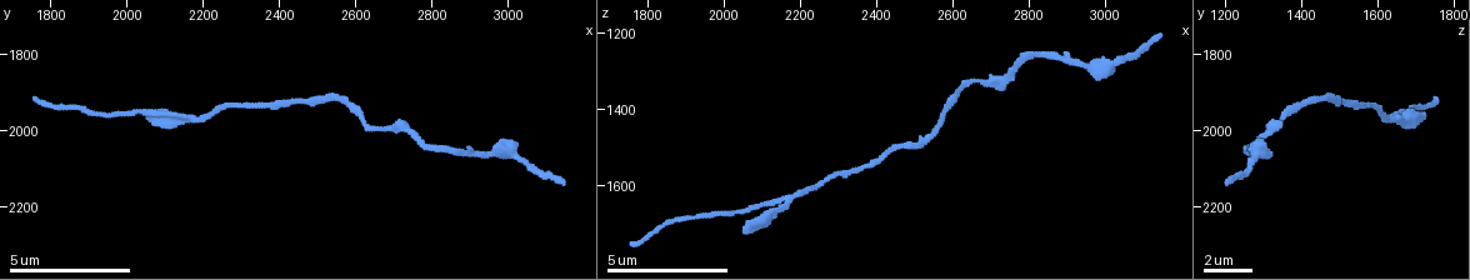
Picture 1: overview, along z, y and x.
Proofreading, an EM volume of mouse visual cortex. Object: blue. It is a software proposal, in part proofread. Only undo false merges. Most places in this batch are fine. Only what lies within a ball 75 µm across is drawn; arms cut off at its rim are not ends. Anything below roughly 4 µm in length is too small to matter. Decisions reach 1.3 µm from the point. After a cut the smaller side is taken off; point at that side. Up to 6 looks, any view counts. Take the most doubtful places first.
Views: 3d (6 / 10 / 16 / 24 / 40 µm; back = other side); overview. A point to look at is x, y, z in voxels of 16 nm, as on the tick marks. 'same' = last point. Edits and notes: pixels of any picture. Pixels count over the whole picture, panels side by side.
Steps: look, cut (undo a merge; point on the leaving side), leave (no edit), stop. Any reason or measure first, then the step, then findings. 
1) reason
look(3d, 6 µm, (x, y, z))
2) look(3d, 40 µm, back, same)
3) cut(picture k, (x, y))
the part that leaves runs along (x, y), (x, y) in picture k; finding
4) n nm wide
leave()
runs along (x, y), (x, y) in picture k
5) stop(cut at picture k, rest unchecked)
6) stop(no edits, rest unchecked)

calibre changes
look(3d, 16 µm, (2790, 2045, 1270))

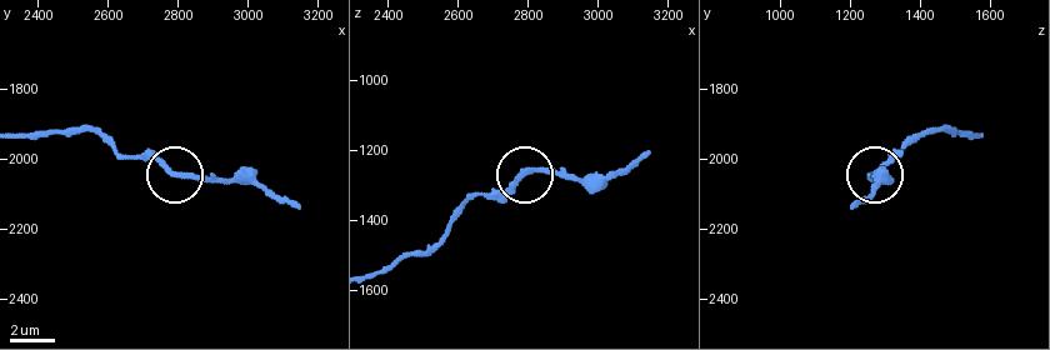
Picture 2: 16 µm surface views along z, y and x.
look(3d, 6 µm, same)

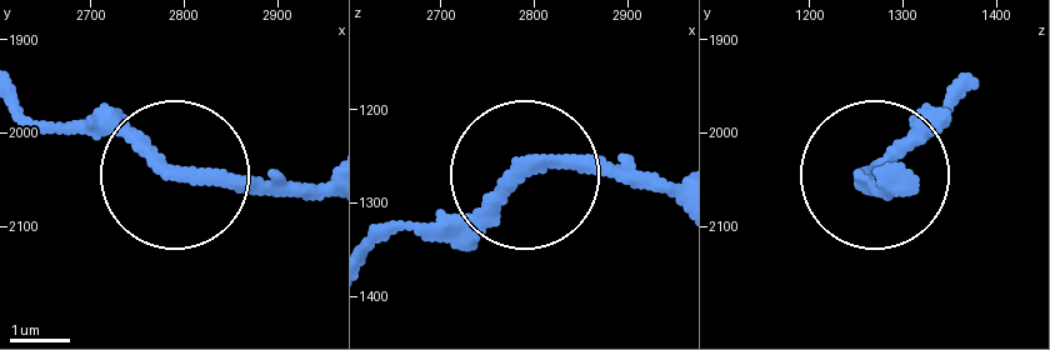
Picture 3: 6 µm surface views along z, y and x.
leave()
runs along (375, 251), (405, 226), (480, 216), (569, 161), (674, 186) in picture 3; continuous, no second cell

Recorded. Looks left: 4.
thick turns thin
look(3d, 10 µm, (2395, 1935, 1545))

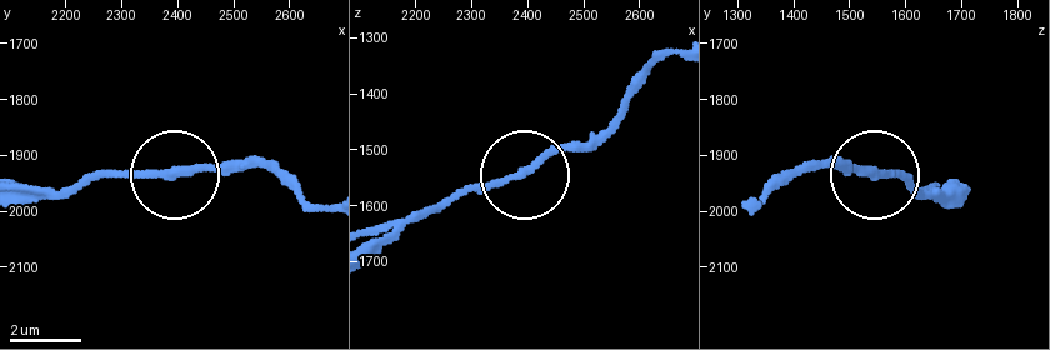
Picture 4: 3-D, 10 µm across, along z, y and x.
look(3d, 6 µm, (2390, 1930, 1540))

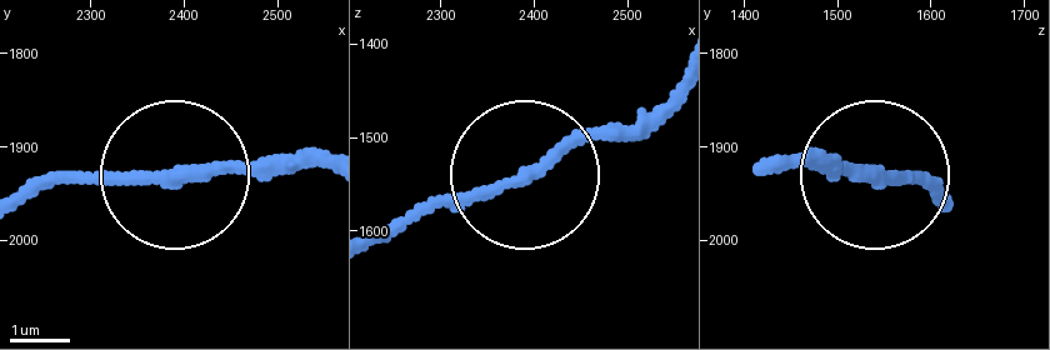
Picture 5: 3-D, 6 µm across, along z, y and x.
leave()
runs along (609, 134), (395, 218) in picture 5; continuous, no second cell

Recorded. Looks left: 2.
calibre changes
look(3d, 10 µm, (2055, 1945, 1660))

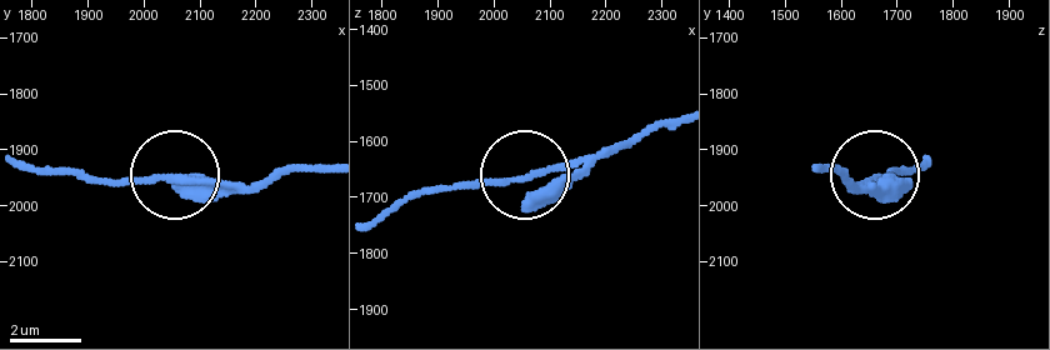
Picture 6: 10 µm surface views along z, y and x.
leave()
runs along (676, 119), (506, 181), (410, 190) in picture 6; one cell here

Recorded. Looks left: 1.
stop(no edits, rest unchecked)

